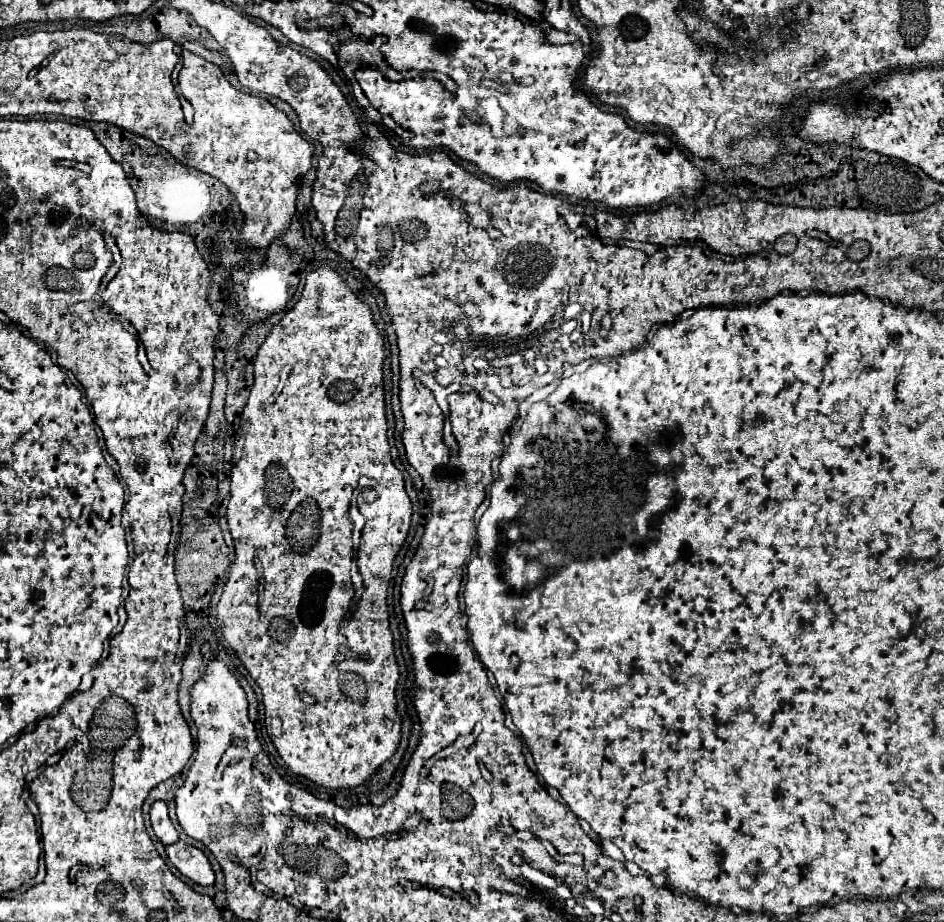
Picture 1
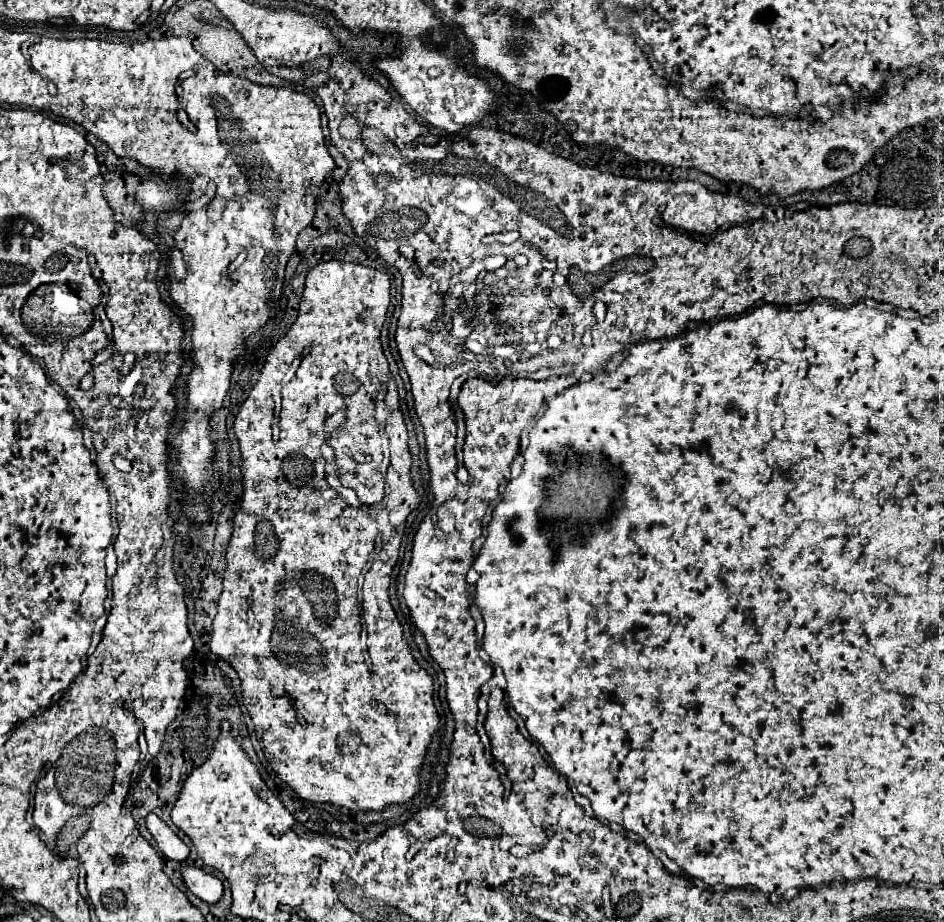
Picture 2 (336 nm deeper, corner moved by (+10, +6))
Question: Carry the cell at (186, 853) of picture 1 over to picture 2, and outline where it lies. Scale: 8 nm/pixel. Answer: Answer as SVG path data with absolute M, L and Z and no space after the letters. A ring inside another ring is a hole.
M182 864L182 878L192 894L196 894L204 902L218 902L222 896L222 882L214 876L204 872L202 868Z

